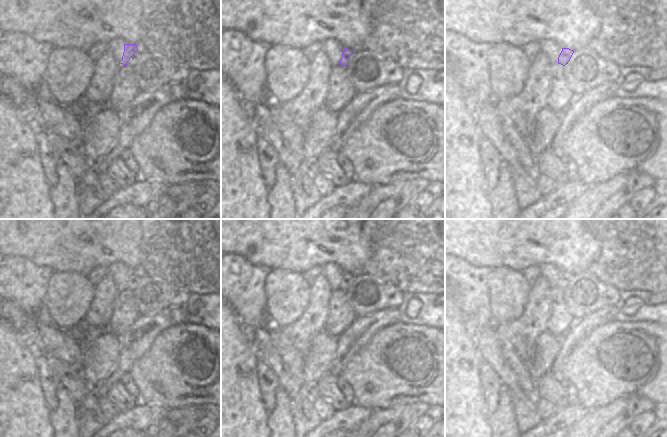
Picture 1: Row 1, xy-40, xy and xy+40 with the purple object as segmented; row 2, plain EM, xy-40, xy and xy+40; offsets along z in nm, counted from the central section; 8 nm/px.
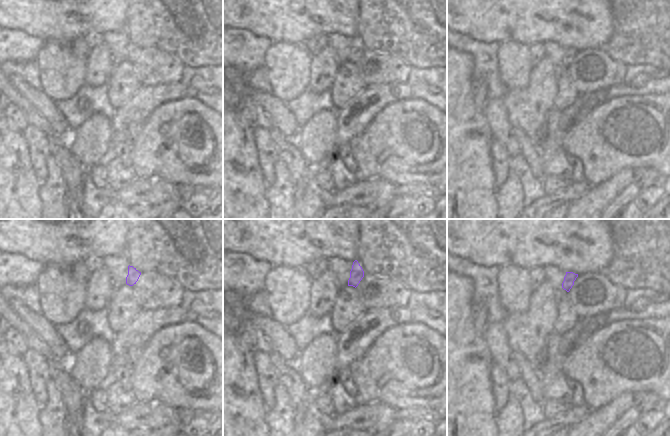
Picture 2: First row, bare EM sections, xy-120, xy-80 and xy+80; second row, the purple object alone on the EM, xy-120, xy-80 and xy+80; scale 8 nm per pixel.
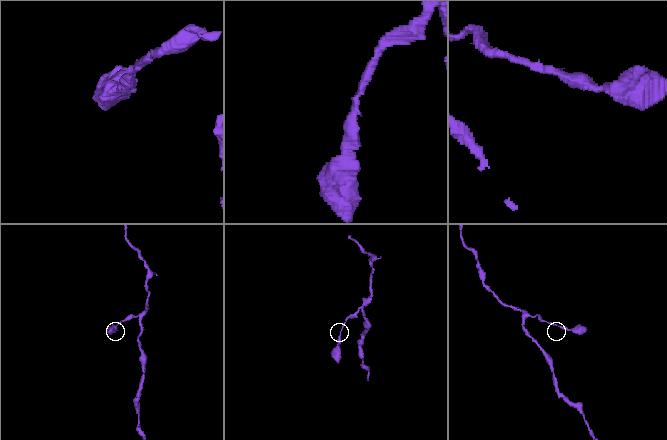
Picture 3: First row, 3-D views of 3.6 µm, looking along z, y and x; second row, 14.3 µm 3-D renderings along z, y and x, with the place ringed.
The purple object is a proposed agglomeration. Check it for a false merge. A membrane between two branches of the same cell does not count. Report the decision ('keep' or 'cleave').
keep

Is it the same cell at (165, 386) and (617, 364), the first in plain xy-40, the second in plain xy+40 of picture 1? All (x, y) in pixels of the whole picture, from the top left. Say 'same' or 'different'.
same

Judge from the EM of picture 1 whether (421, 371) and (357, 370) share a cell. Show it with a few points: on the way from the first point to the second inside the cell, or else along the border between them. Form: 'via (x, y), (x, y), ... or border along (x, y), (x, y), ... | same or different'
via (405, 377), (401, 378), (393, 372), (373, 372) | same

